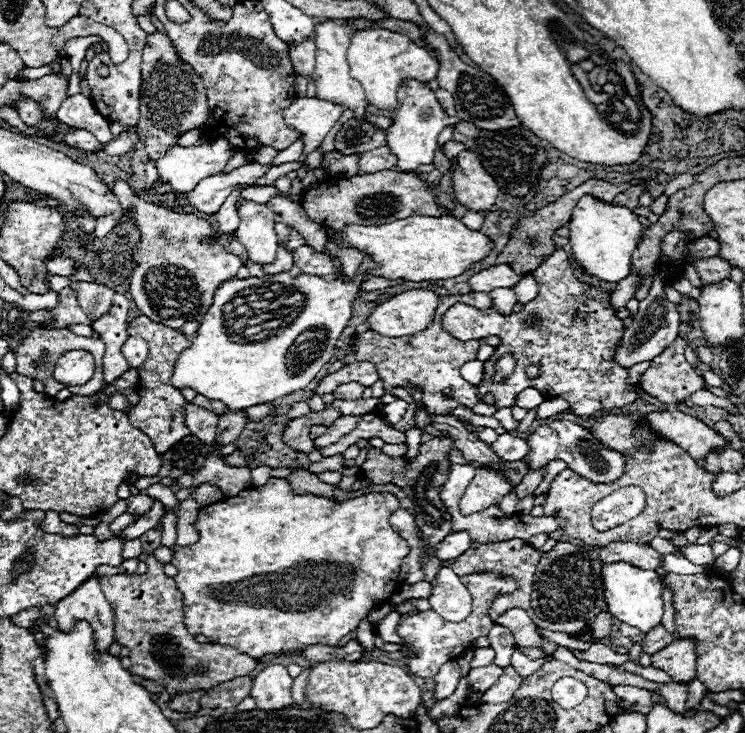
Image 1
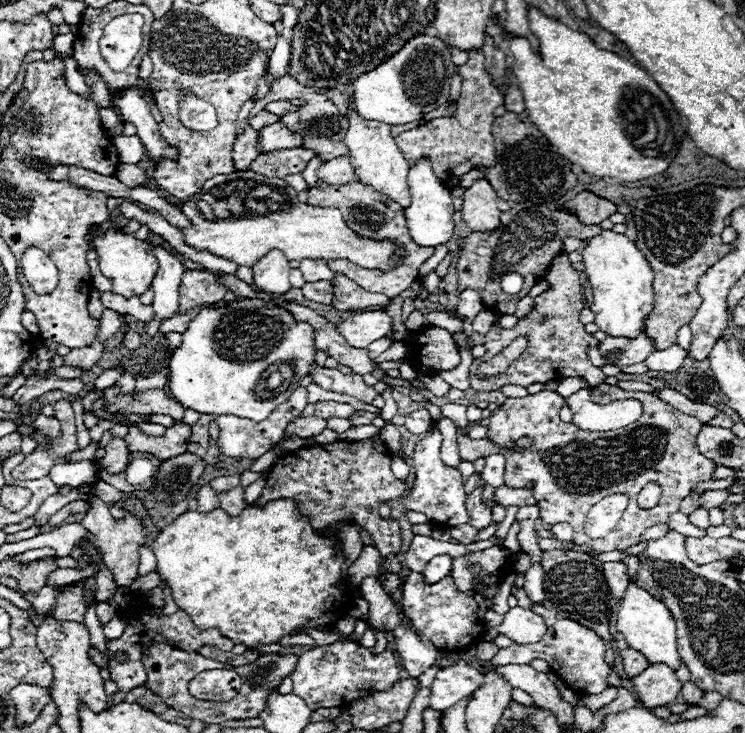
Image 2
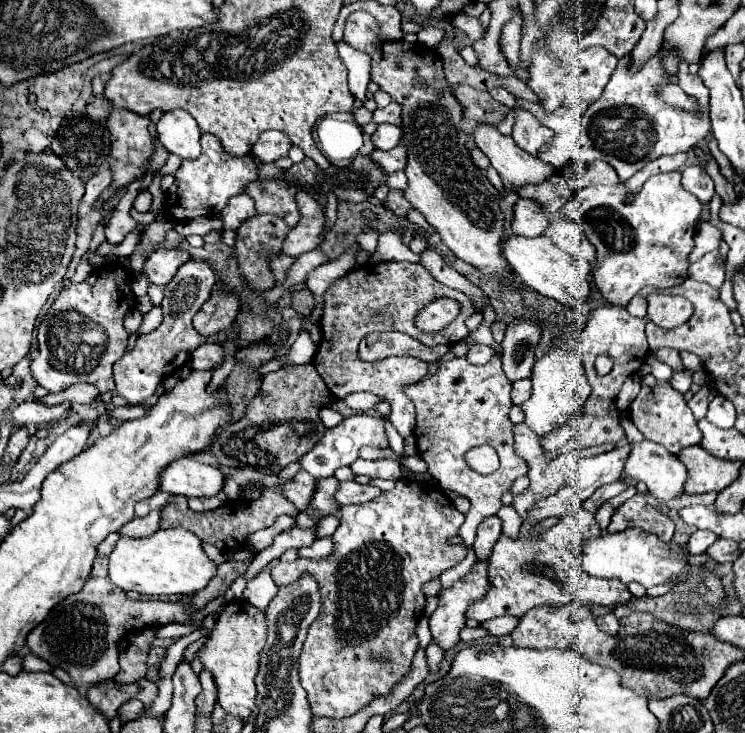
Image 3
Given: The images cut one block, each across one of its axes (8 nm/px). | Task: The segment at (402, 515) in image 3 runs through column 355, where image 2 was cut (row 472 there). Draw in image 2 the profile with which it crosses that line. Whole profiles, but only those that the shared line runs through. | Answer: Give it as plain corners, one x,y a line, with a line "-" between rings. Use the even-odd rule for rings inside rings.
600,384
590,392
591,400
602,405
618,398
636,398
642,402
644,412
632,426
614,432
586,432
576,424
566,424
560,420
558,412
562,408
562,396
558,392
538,392
534,396
508,398
494,412
494,416
490,416
488,436
508,448
520,436
532,438
532,448
504,454
504,484
512,488
530,486
540,506
542,522
568,522
574,528
574,542
588,544
598,552
626,550
640,542
646,528
666,524
670,514
680,510
680,502
694,490
698,482
712,480
716,464
696,450
696,434
700,432
702,424
694,416
686,416
664,400
646,392
626,392
610,384
-
648,482
658,482
662,486
662,496
654,508
642,510
637,506
637,498
-
612,492
626,492
629,505
618,525
606,537
592,540
584,534
584,516
592,504

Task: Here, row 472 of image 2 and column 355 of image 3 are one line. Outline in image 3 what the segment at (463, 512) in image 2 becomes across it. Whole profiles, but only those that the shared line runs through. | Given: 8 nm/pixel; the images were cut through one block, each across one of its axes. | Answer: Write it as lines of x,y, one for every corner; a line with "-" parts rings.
361,413
354,414
350,418
344,418
338,426
326,430
322,440
310,452
306,452
298,462
300,462
300,468
304,468
308,474
312,474
316,478
328,478
328,476
334,476
336,468
350,466
358,458
358,450
362,446
388,448
388,436
384,430
384,418
382,416
378,418
378,416

